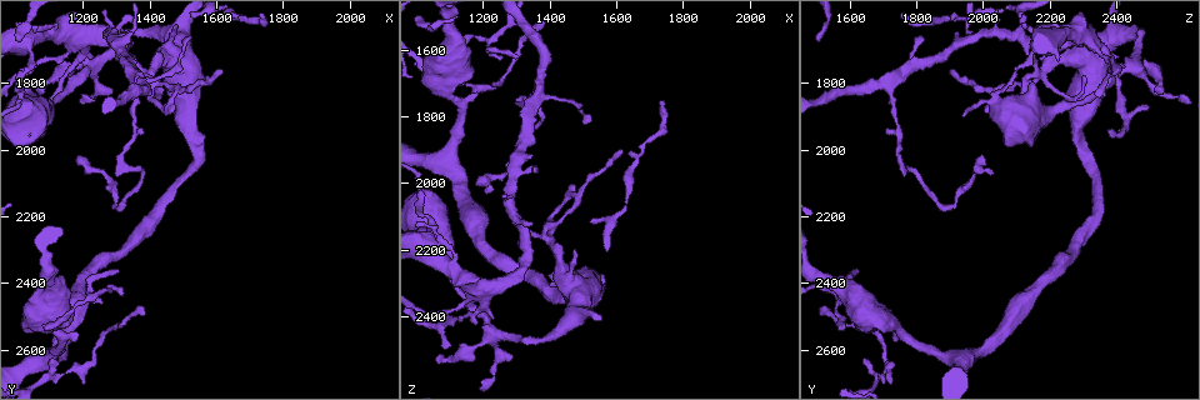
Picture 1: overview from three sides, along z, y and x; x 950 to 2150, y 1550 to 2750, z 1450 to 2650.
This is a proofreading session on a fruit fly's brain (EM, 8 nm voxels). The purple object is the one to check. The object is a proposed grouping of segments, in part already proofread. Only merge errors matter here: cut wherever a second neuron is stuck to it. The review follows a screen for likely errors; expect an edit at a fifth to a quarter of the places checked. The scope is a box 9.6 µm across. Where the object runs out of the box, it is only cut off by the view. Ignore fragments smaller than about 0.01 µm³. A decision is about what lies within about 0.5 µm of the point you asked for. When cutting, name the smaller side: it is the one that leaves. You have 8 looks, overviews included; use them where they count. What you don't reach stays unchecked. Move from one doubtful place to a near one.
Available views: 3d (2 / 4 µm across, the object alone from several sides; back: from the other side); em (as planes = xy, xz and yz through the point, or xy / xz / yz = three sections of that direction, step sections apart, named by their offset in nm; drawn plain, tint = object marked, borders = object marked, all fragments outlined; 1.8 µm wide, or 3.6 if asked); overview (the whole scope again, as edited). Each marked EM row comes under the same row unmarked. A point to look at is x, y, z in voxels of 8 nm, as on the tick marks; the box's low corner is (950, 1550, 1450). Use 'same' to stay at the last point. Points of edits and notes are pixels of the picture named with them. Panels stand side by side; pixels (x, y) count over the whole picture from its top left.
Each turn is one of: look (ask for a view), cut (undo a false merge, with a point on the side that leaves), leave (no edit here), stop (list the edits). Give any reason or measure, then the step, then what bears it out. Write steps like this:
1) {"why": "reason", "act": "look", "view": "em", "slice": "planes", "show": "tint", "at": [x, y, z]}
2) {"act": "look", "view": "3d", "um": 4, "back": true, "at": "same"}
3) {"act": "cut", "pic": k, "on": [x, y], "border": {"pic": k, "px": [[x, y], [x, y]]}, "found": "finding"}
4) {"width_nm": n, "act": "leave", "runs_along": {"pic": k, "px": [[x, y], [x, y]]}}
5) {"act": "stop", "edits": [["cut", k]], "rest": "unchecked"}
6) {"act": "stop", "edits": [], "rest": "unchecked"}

{"act": "look", "view": "em", "slice": "yz", "step": 16, "show": "tint", "at": [1410, 1770, 2180]}

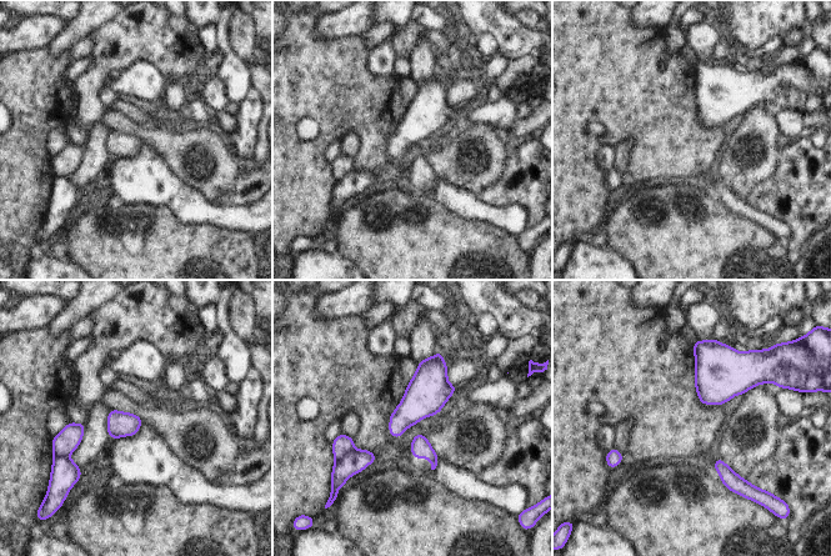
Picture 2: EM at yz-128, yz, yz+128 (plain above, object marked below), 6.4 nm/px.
{"why": "cut it another way", "act": "look", "view": "em", "slice": "planes", "show": "tint", "at": "same"}

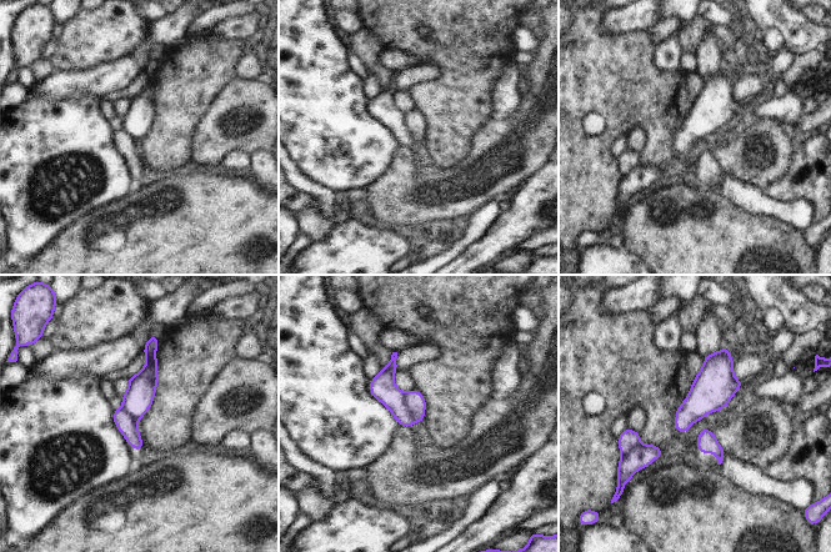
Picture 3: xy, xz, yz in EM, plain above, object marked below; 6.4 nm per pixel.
{"act": "cut", "pic": 3, "on": [383, 389], "found": "a second neuron is stuck on"}

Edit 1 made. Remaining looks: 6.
{"why": "calibre changes", "act": "look", "view": "em", "slice": "planes", "show": "tint", "at": [1220, 1750, 2450]}

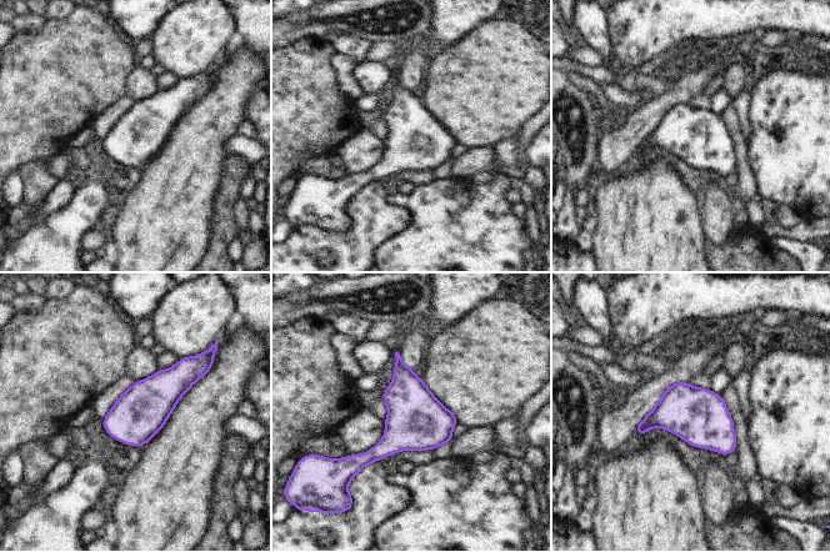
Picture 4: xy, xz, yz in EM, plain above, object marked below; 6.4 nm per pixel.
{"width_nm": 340, "act": "leave", "found": "continuous, no second neuron"}

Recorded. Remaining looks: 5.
{"act": "stop", "edits": [["cut", 3]], "rest": "unchecked"}

